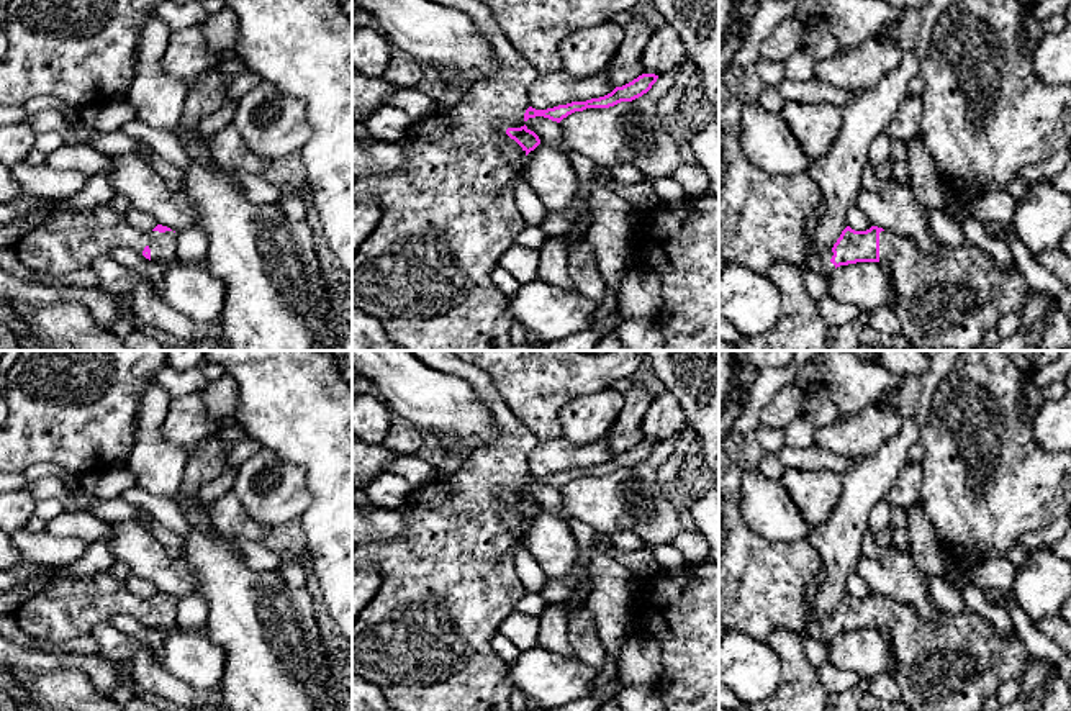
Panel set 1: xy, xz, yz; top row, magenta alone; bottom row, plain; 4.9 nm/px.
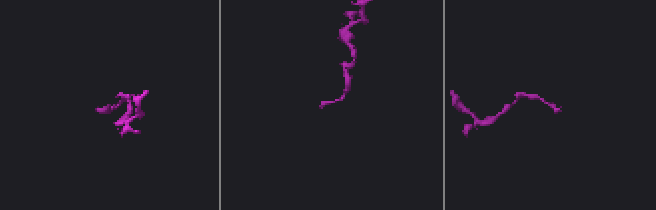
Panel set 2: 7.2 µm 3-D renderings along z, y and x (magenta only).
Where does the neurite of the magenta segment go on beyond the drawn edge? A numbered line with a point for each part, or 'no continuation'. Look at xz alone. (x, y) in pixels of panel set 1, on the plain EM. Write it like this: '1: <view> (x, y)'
1: xz (446, 585)

